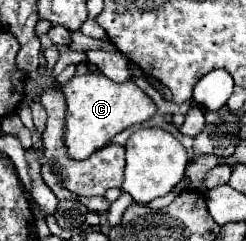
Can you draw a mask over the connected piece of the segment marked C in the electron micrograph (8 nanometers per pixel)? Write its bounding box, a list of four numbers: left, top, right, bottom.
[26,71,156,159]

